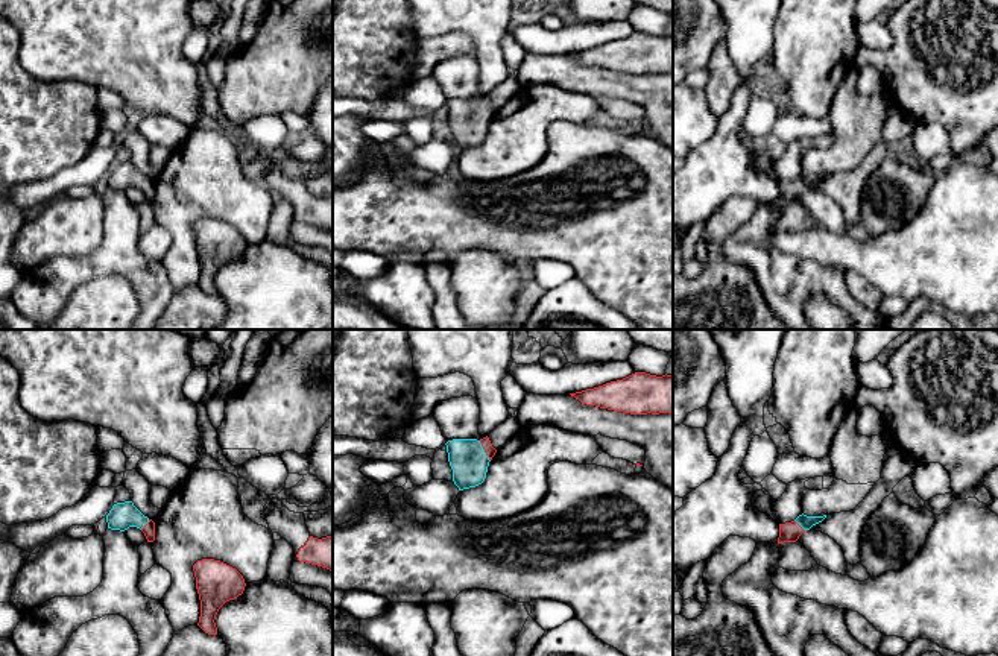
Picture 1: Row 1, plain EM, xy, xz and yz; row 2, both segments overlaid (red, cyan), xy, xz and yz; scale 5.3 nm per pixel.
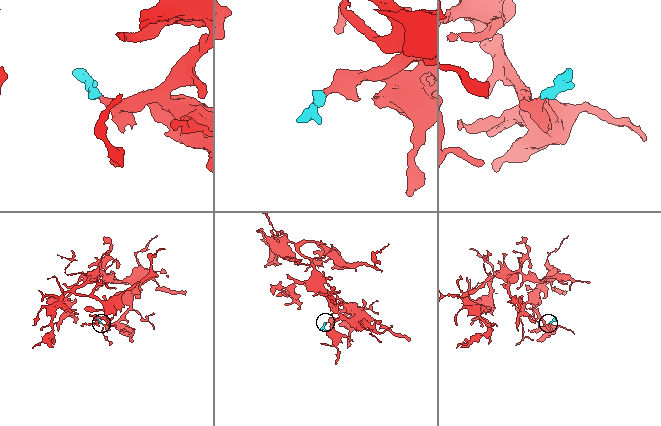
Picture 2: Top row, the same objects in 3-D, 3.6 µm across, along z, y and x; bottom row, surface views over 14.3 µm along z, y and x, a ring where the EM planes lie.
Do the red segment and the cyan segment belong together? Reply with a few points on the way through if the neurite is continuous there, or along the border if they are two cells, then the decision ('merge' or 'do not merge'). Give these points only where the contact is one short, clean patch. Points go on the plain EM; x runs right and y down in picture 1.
across xz (489, 110), (485, 111), (468, 120) | merge

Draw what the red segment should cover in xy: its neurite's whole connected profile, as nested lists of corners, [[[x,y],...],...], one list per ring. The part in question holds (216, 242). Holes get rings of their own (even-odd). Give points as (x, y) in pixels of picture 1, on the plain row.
[[[214,219],[197,220],[193,231],[201,260],[197,285],[208,295],[217,295],[216,275],[226,261],[243,254],[245,238],[235,228]]]

